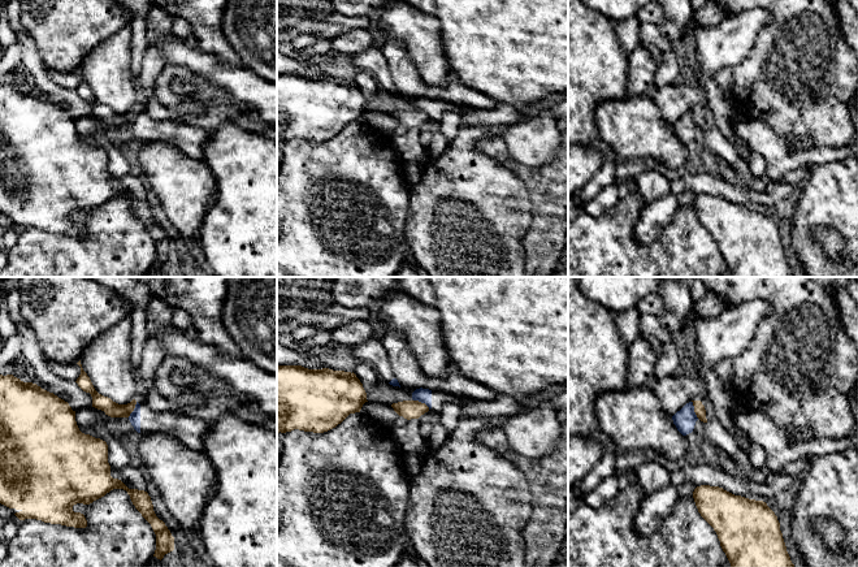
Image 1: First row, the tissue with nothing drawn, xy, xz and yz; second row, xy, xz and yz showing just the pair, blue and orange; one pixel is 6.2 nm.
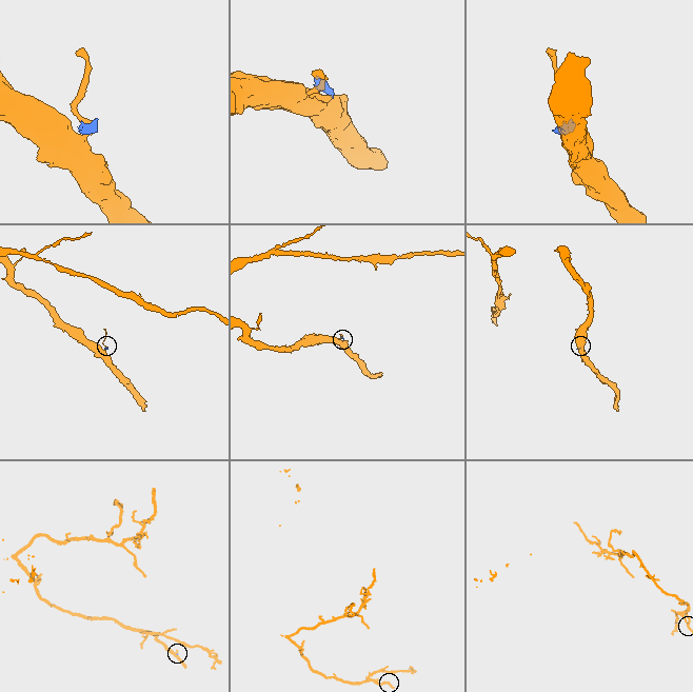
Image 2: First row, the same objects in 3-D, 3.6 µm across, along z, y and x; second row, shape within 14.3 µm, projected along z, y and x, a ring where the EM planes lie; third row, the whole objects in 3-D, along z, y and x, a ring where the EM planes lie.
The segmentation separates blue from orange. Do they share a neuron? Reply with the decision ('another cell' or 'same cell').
another cell

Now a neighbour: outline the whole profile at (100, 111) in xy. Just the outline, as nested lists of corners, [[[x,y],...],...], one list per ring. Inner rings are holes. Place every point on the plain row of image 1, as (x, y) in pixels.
[[[81,69],[77,72],[81,75],[81,83],[77,87],[77,92],[78,95],[86,100],[90,101],[92,105],[92,116],[101,118],[105,121],[105,124],[110,125],[110,126],[129,126],[130,122],[134,120],[136,109],[133,108],[130,112],[127,113],[118,113],[116,111],[113,111],[110,107],[104,105],[101,103],[99,103],[90,86],[87,85],[87,82],[83,79]]]

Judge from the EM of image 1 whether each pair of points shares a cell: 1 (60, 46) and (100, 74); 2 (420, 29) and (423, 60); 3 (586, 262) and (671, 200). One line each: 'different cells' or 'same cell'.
1: different cells
2: same cell
3: different cells

